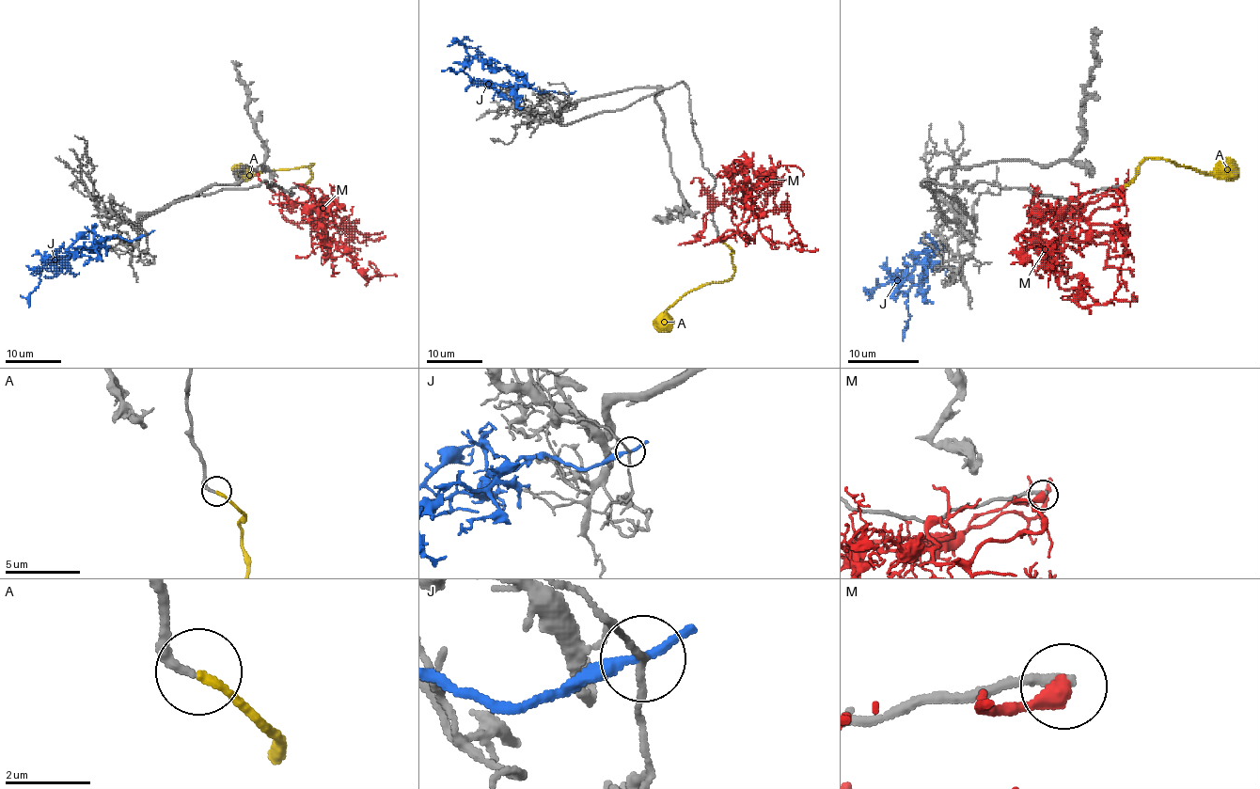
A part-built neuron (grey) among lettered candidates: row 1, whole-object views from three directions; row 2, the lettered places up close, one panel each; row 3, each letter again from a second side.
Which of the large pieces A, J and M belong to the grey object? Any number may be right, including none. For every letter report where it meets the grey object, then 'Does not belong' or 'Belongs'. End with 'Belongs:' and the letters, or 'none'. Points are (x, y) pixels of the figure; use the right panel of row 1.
A: Touches grey at (1125, 185). Belongs
J: Touches grey at (936, 247). Does not belong
M: Touches grey at (1124, 187). Does not belong
Belongs: A

